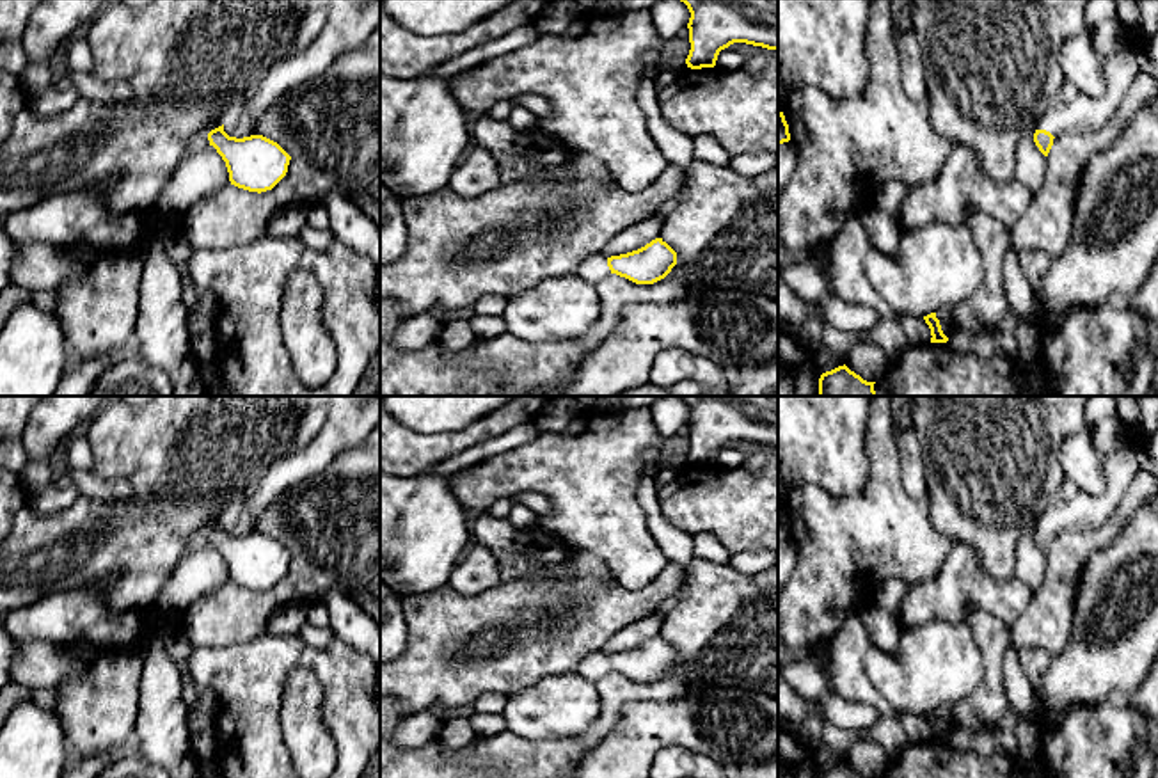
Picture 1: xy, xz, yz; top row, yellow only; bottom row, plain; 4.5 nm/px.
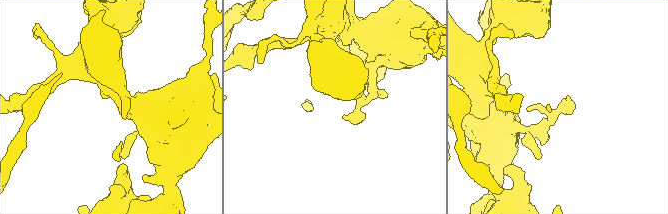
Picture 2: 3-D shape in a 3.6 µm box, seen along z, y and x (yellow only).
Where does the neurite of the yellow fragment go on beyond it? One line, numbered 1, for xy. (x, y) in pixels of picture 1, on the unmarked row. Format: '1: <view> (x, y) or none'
1: none

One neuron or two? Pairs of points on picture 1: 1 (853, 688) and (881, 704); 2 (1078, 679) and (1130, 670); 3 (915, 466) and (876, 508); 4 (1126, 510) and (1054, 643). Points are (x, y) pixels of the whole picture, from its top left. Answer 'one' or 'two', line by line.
1: one
2: one
3: two
4: one

